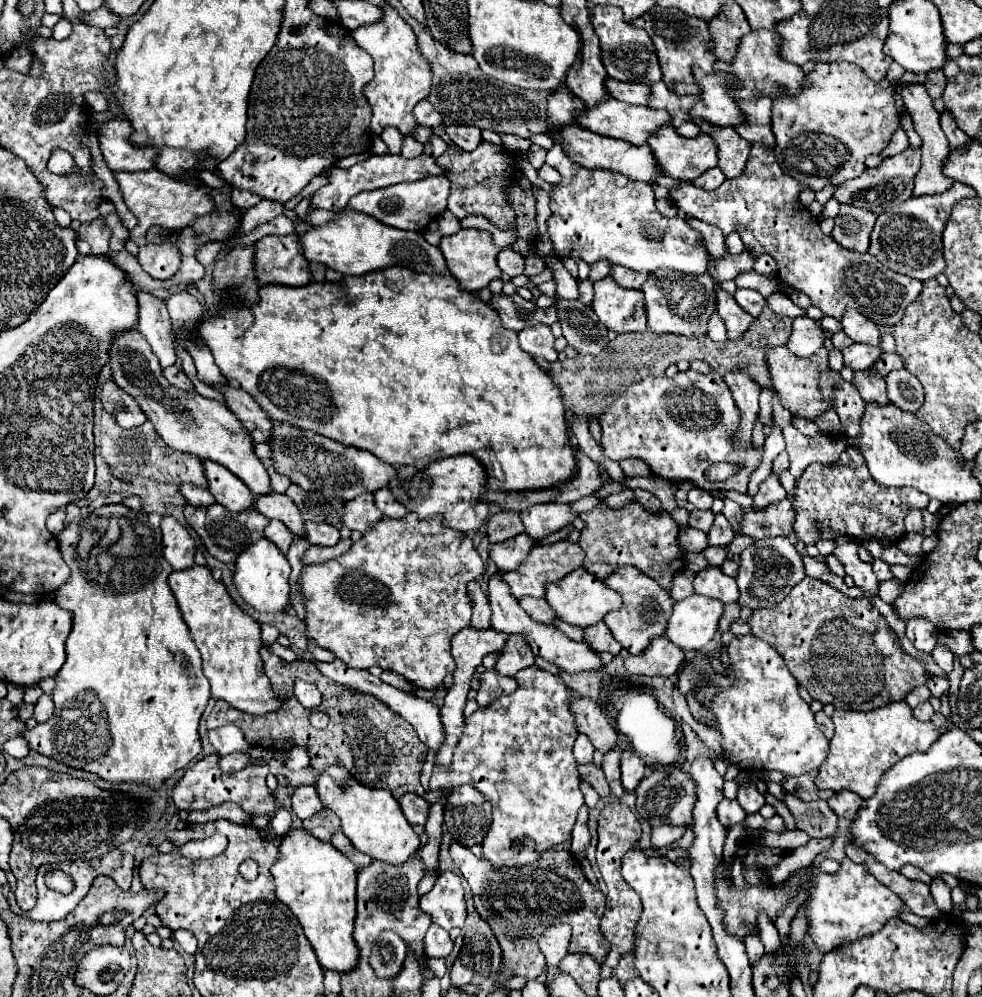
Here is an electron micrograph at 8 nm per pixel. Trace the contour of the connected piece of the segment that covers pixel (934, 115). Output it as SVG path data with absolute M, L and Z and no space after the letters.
M921 84L905 86L903 92L901 92L901 96L903 96L903 102L905 102L911 118L913 118L913 126L915 126L917 134L919 134L921 140L923 140L923 148L921 148L923 158L921 158L921 168L919 168L919 172L917 172L917 176L915 176L913 196L941 194L941 192L949 190L955 182L943 174L943 166L945 166L951 150L949 150L949 142L947 142L947 138L945 138L945 134L943 134L943 130L941 130L941 126L939 126L939 112L933 108L931 98L929 98L929 94L925 92L925 86L921 86Z

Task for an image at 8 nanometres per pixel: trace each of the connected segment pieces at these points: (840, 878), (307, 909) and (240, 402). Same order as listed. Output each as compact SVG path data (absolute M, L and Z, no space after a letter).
M849 858L841 862L841 870L837 874L813 872L809 896L809 930L821 952L831 952L833 948L879 932L888 919L899 917L901 908L905 906L891 888L881 884L875 876L867 874L863 866L853 864Z
M291 828L281 838L271 874L275 878L277 898L297 916L319 964L337 972L351 970L357 960L357 946L351 936L355 920L355 864L329 842L317 840L307 830Z
M215 386L215 388L225 394L229 410L245 424L247 430L251 430L251 438L255 442L273 440L273 438L269 438L269 436L273 436L271 418L267 416L267 412L263 412L261 406L257 406L257 402L251 398L251 394L247 394L243 390L235 390L231 386Z

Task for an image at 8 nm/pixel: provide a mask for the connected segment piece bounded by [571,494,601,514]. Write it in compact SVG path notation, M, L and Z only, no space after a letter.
M589 494L589 496L573 502L571 508L573 508L577 514L583 514L583 512L589 512L589 510L593 510L595 506L599 506L599 502L601 502L601 500L599 500L595 494Z

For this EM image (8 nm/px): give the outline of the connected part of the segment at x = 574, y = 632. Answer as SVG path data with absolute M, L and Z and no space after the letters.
M560 619L555 620L554 626L561 630L568 638L577 642L584 642L583 628L568 624Z

